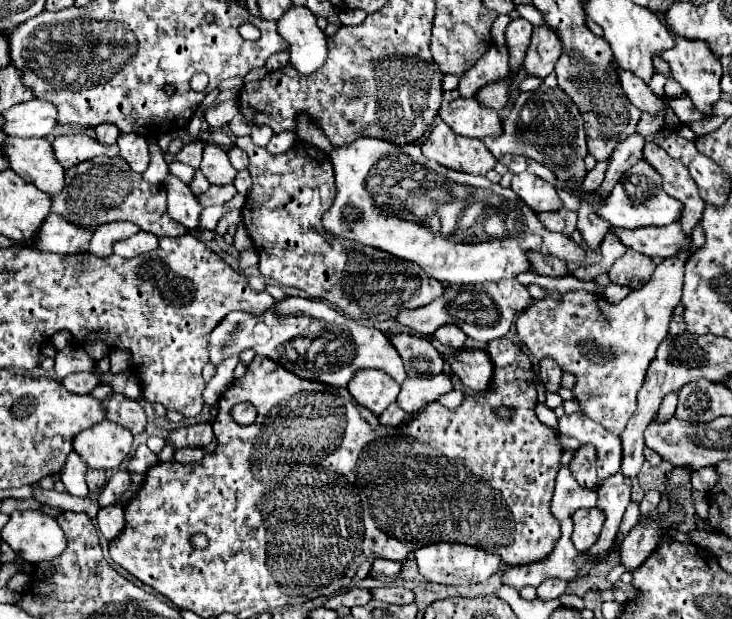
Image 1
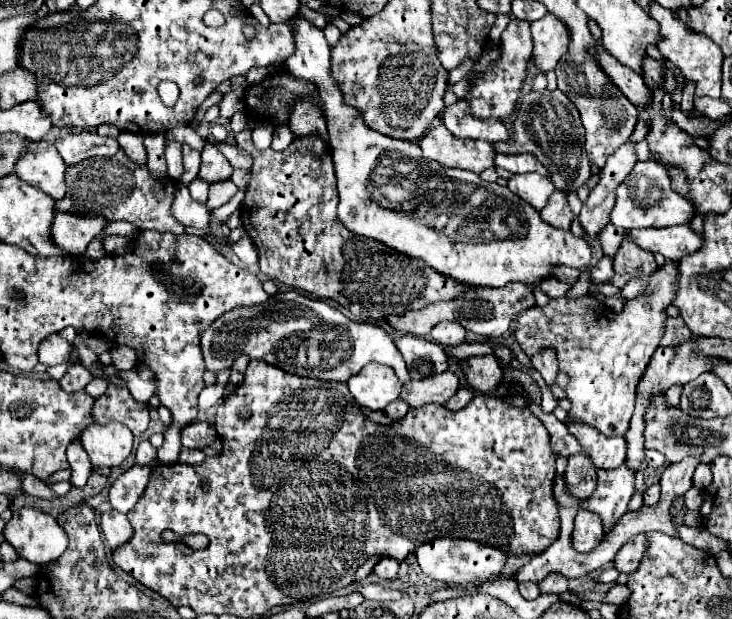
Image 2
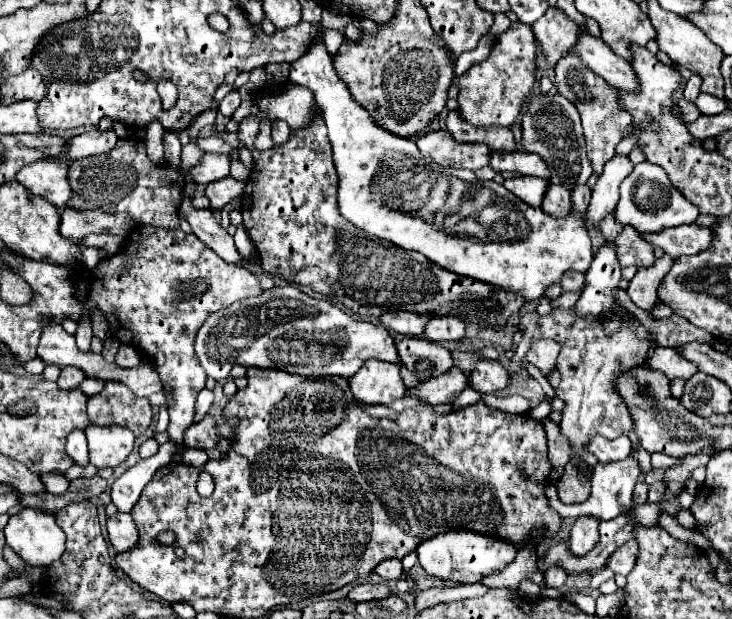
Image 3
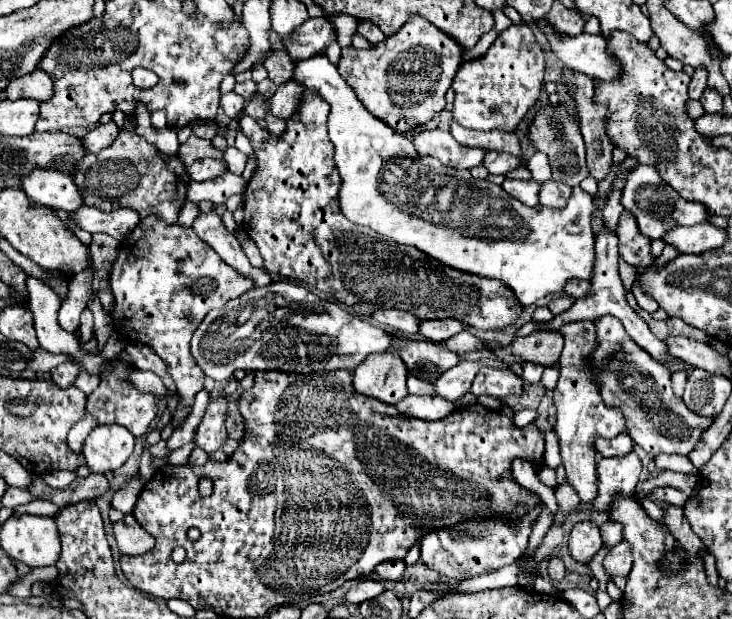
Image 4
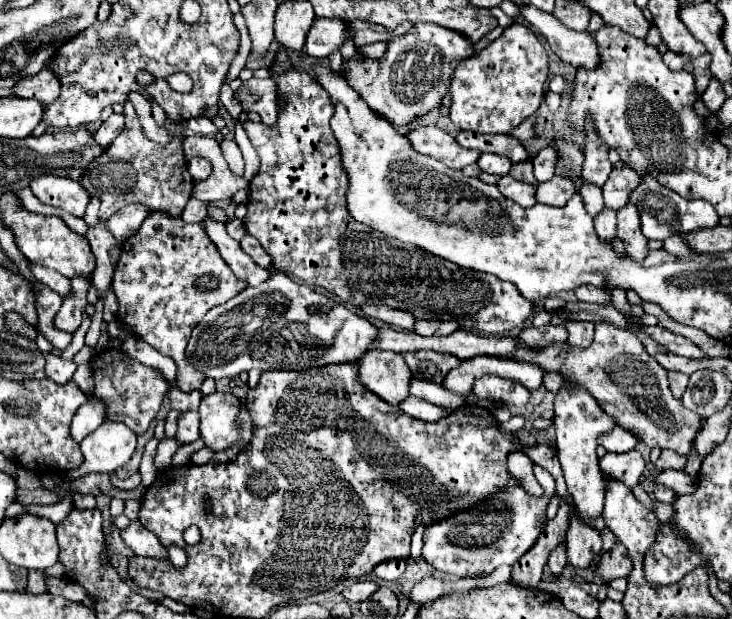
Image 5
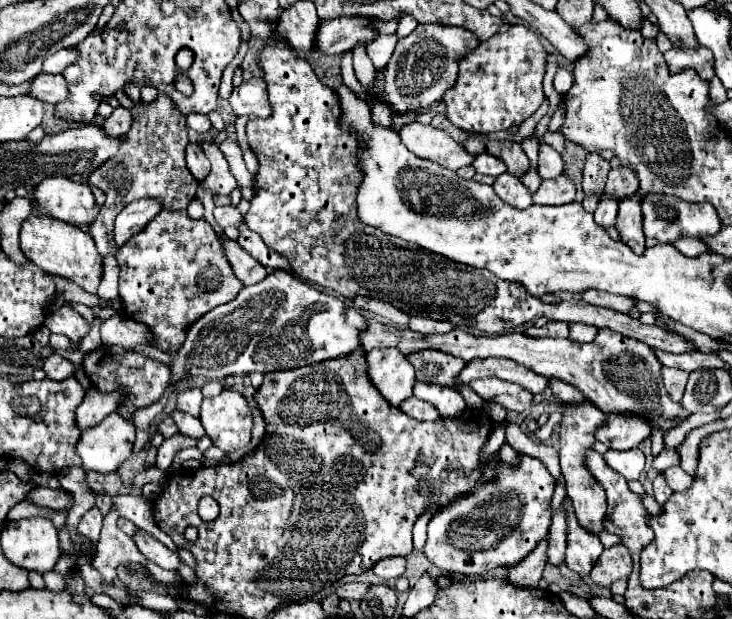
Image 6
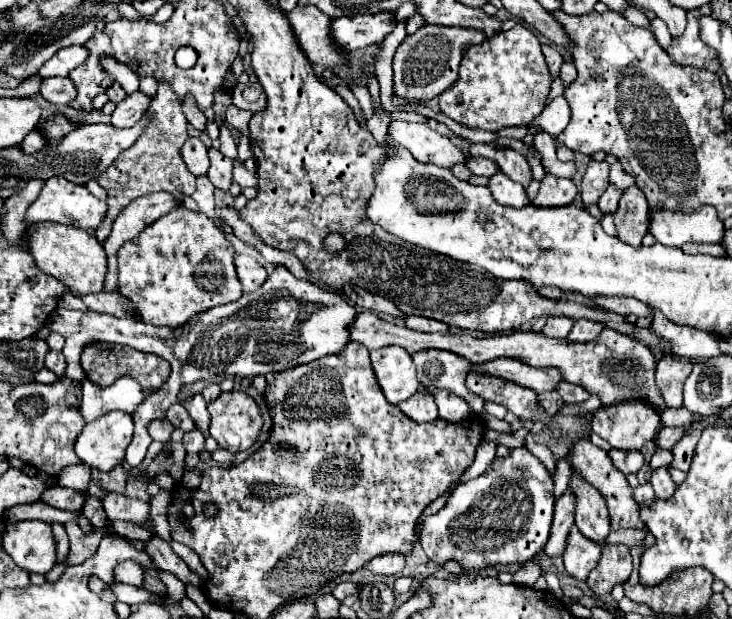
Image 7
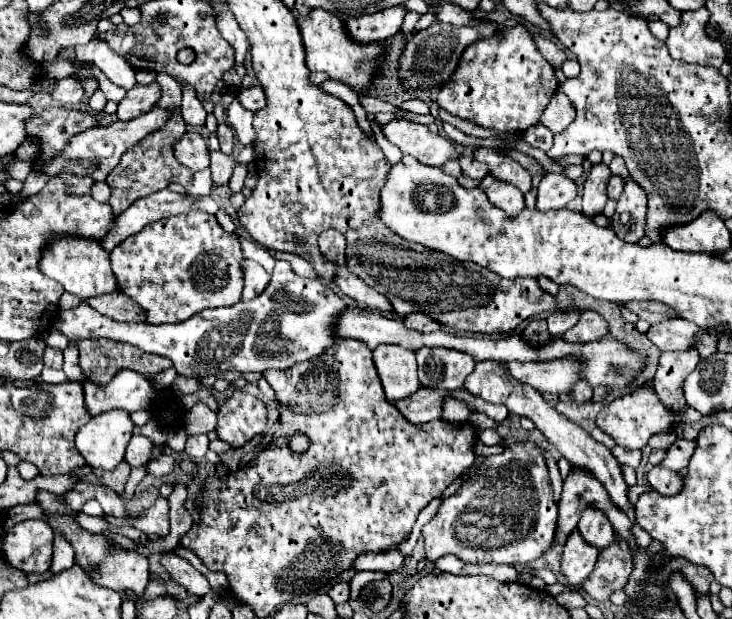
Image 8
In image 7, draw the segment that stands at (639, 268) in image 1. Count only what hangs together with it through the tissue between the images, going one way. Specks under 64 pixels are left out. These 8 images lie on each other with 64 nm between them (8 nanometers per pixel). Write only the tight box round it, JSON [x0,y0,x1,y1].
[614,186,648,246]

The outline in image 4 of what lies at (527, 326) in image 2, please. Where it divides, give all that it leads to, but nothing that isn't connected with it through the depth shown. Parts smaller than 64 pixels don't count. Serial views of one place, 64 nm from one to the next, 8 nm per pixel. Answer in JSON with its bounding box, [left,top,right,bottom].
[554,320,625,504]

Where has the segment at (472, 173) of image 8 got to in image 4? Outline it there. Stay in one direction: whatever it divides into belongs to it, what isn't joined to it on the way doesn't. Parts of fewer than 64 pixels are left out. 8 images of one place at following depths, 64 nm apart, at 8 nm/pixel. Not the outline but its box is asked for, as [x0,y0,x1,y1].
[482,151,520,174]

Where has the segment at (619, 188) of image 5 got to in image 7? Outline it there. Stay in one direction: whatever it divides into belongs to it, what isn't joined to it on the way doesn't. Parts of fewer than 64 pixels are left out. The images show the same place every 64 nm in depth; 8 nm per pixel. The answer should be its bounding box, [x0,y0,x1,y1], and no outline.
[610,164,634,190]

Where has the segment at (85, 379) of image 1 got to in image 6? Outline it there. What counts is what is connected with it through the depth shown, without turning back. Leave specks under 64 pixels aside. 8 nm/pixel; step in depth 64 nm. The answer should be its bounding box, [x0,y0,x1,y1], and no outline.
[44,352,74,380]

